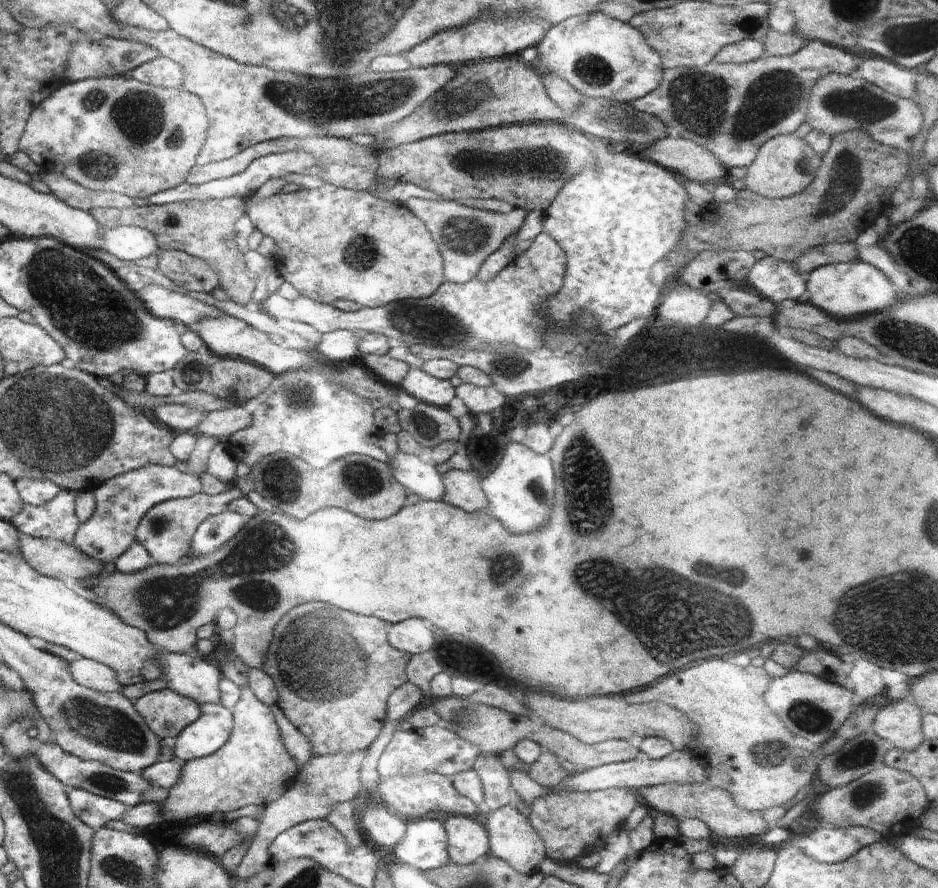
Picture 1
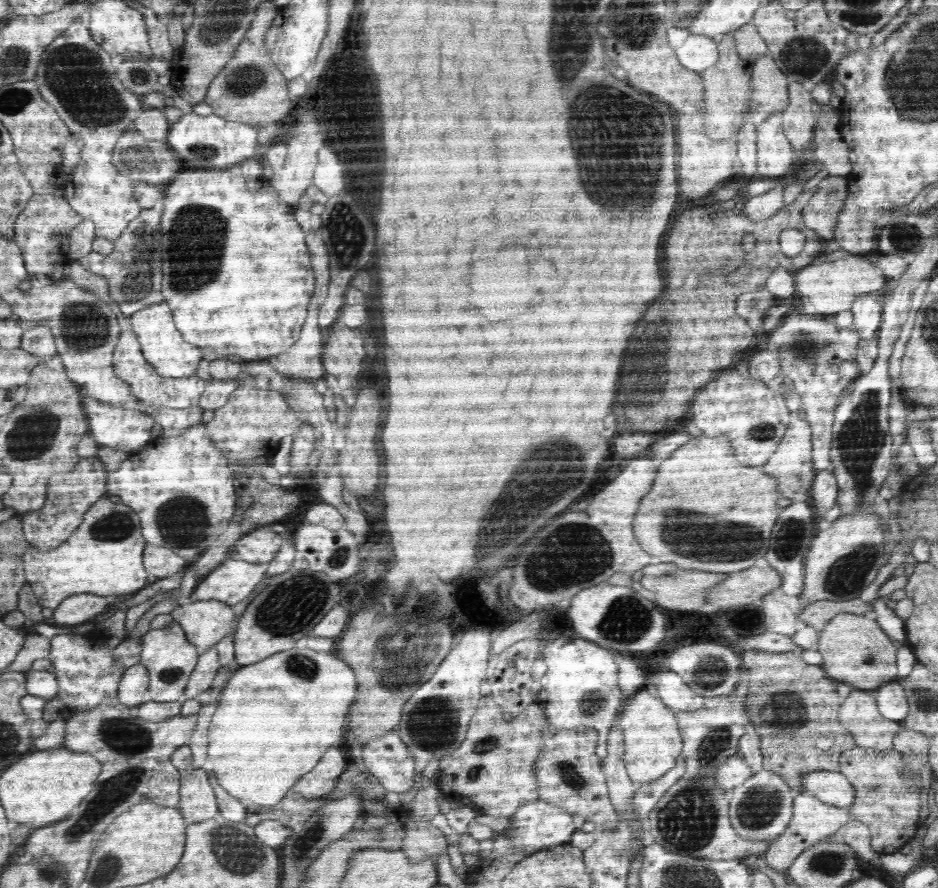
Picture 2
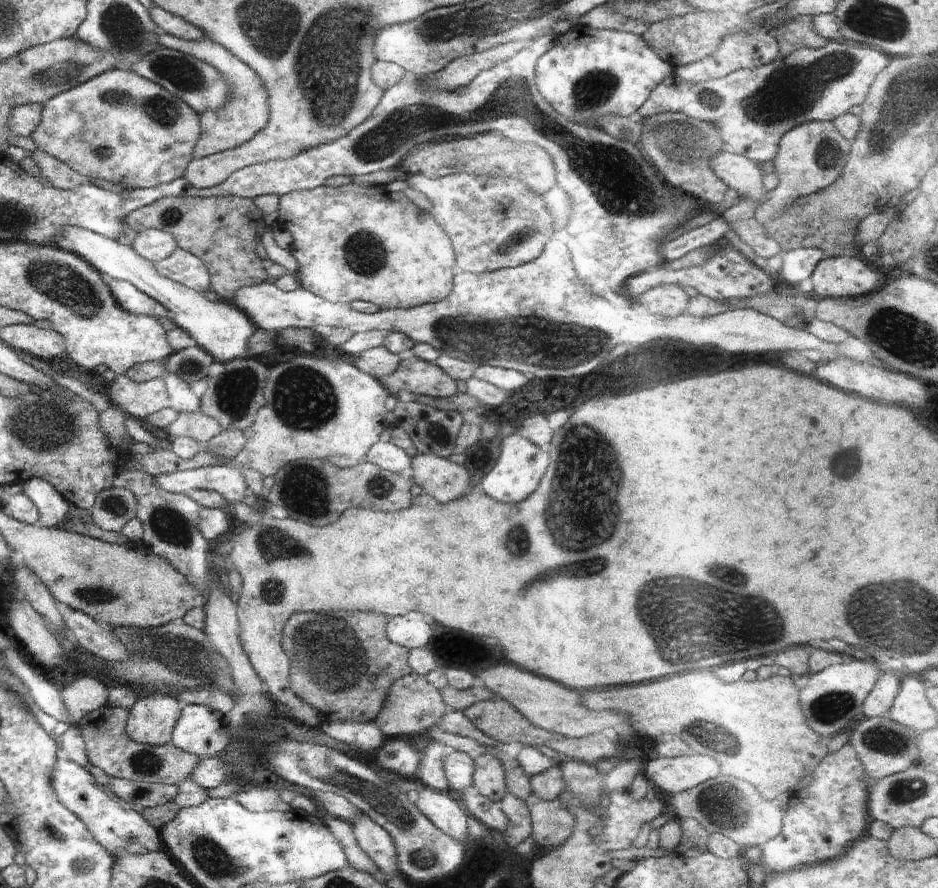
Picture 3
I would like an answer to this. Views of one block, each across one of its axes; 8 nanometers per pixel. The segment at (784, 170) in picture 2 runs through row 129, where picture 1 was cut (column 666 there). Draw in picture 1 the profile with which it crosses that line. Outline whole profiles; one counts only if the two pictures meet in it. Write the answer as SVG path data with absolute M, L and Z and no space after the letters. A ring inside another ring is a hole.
M678 752L678 760L674 758L662 758L662 760L630 760L630 762L620 762L620 764L606 764L599 767L569 774L557 788L568 790L568 792L594 792L606 788L630 788L630 790L640 790L644 786L655 786L652 784L664 784L664 782L706 782L704 770L686 754Z

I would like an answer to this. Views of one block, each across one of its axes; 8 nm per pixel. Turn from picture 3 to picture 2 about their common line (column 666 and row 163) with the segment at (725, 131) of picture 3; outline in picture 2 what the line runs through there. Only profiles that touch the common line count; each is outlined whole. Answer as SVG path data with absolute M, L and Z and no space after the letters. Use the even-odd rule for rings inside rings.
M85 19L74 22L64 33L56 36L43 52L35 81L42 92L43 99L56 108L60 114L60 120L70 128L70 132L80 138L84 144L79 163L73 168L68 184L74 186L74 190L64 190L64 196L74 209L84 219L92 220L96 224L96 236L104 237L114 242L122 230L140 214L138 200L134 198L132 184L114 168L112 164L112 150L120 138L122 132L134 130L135 120L138 114L144 110L139 95L123 88L118 77L113 73L110 64L111 55L102 50L90 34Z

